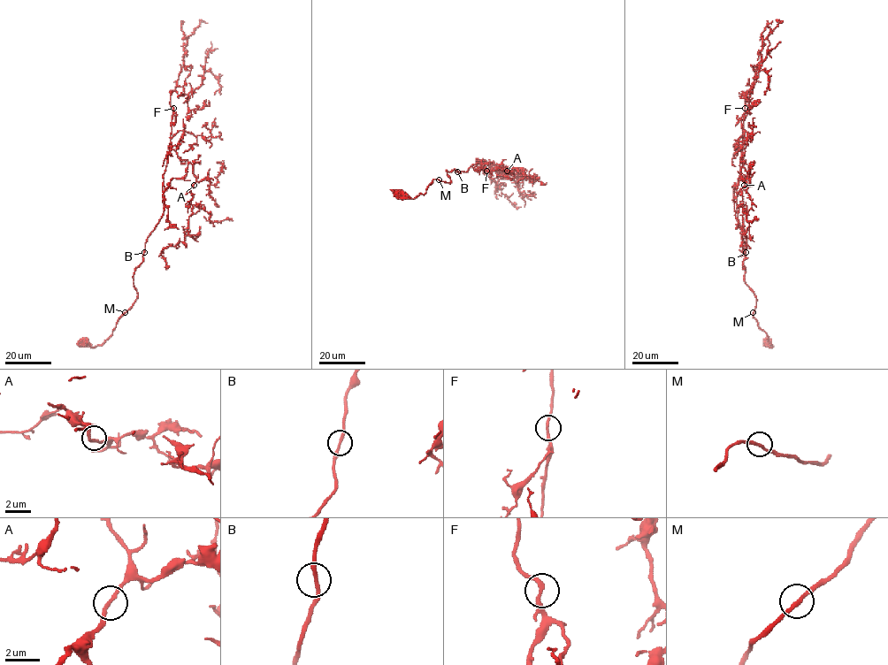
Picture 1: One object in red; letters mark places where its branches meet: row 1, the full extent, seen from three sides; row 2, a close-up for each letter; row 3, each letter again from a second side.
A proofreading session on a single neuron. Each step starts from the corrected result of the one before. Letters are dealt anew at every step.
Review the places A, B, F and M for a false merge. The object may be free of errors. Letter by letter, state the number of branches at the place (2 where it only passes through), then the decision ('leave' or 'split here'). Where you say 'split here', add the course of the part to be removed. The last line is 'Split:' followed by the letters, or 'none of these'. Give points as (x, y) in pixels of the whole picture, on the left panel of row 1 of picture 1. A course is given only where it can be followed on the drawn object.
A: 2 | leave
B: 2 | leave
F: 2 | leave
M: 2 | leave
Split: none of these

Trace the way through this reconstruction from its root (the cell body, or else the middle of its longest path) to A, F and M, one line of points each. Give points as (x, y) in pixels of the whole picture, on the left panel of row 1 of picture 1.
A: (83, 341), (100, 346), (137, 297), (133, 274), (163, 213), (171, 149), (192, 164), (194, 185)
F: (83, 341), (100, 346), (137, 297), (133, 274), (164, 210), (163, 175), (173, 108)
M: (83, 341), (92, 347), (100, 346), (111, 335), (118, 320), (125, 312)

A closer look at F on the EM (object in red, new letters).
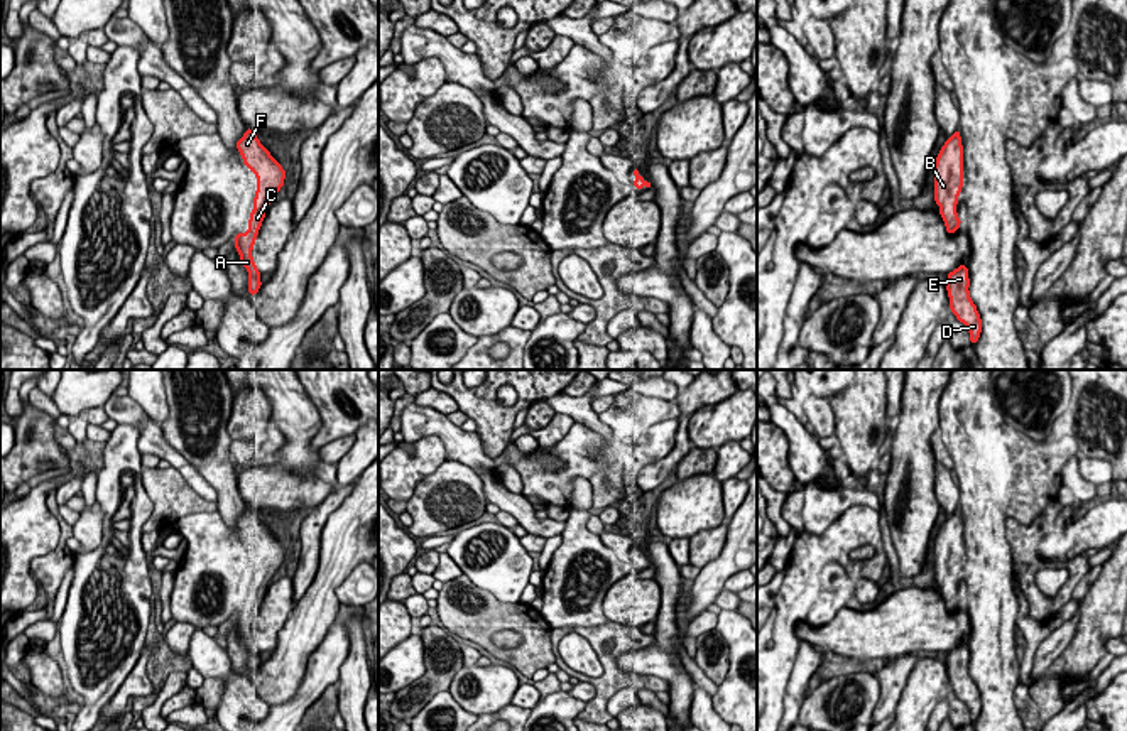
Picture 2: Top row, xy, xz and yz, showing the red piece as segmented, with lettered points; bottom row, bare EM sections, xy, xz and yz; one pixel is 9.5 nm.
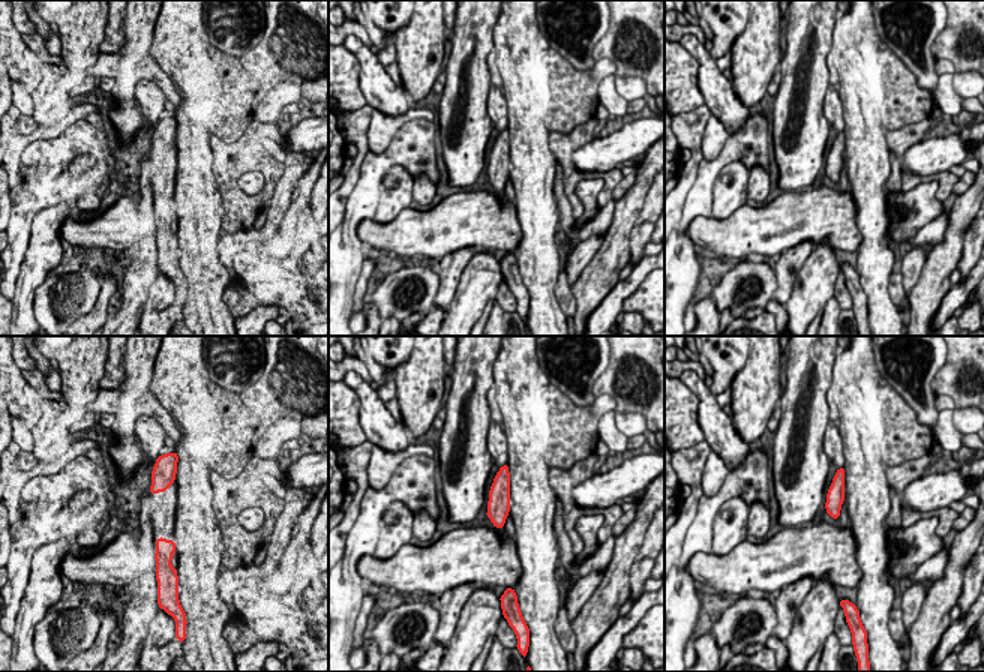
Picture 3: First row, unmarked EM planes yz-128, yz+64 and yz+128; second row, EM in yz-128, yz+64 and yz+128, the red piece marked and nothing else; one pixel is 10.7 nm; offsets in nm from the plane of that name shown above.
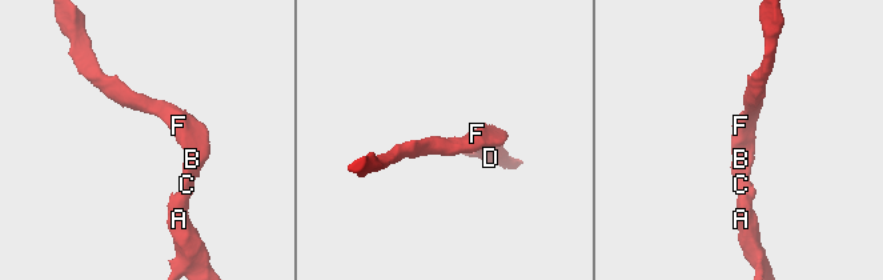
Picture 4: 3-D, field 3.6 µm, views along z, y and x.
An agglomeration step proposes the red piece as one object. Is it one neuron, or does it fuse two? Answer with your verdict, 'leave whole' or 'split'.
leave whole

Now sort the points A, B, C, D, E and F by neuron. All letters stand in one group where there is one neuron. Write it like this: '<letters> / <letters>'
A B C D E F

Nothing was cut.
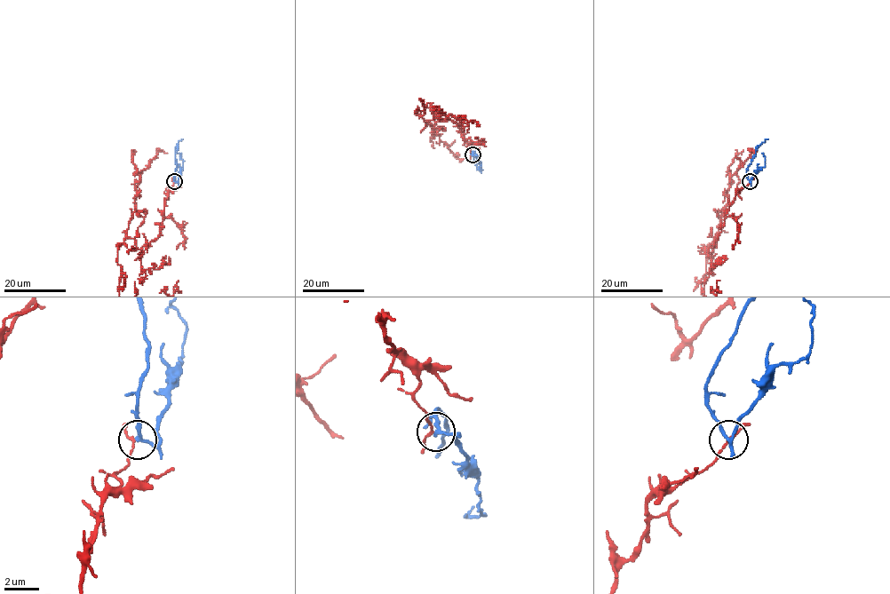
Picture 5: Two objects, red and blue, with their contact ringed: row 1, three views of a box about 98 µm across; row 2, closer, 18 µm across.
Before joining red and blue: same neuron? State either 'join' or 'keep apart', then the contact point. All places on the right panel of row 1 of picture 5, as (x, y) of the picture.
keep apart | (750, 181)

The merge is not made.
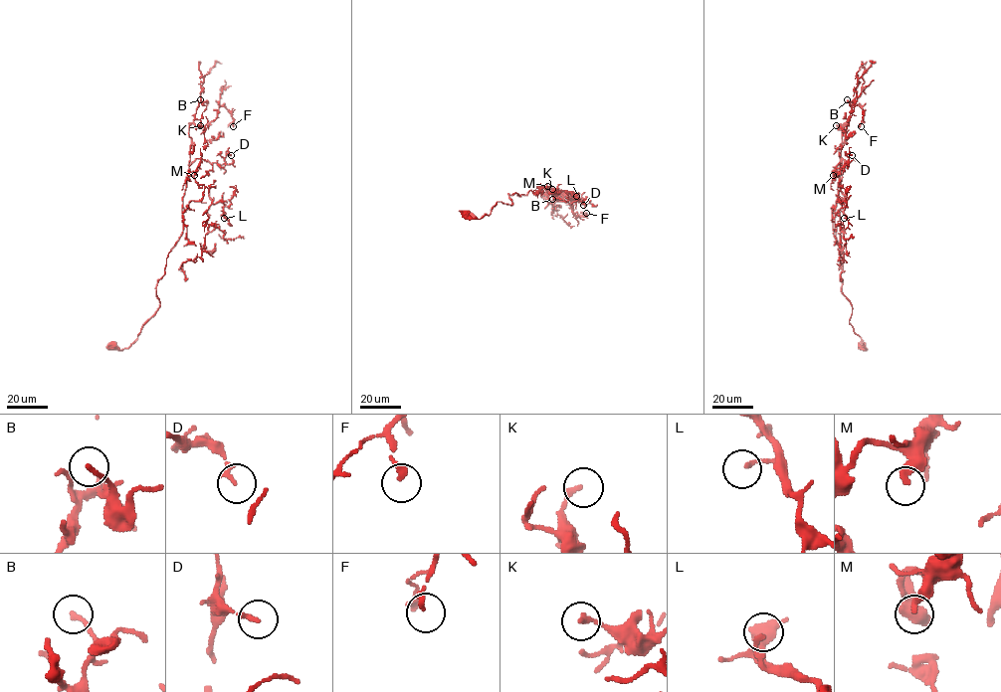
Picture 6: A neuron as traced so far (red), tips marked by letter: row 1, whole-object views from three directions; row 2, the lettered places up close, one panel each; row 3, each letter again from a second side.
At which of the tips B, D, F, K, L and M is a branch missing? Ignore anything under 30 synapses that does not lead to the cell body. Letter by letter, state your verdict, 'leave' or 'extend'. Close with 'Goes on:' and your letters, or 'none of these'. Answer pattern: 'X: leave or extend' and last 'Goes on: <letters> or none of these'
B: leave
D: leave
F: leave
K: leave
L: leave
M: leave
Goes on: none of these

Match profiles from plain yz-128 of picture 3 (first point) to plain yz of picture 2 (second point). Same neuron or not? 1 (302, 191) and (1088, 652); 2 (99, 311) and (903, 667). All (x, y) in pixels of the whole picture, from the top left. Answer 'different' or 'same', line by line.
1: same
2: same

